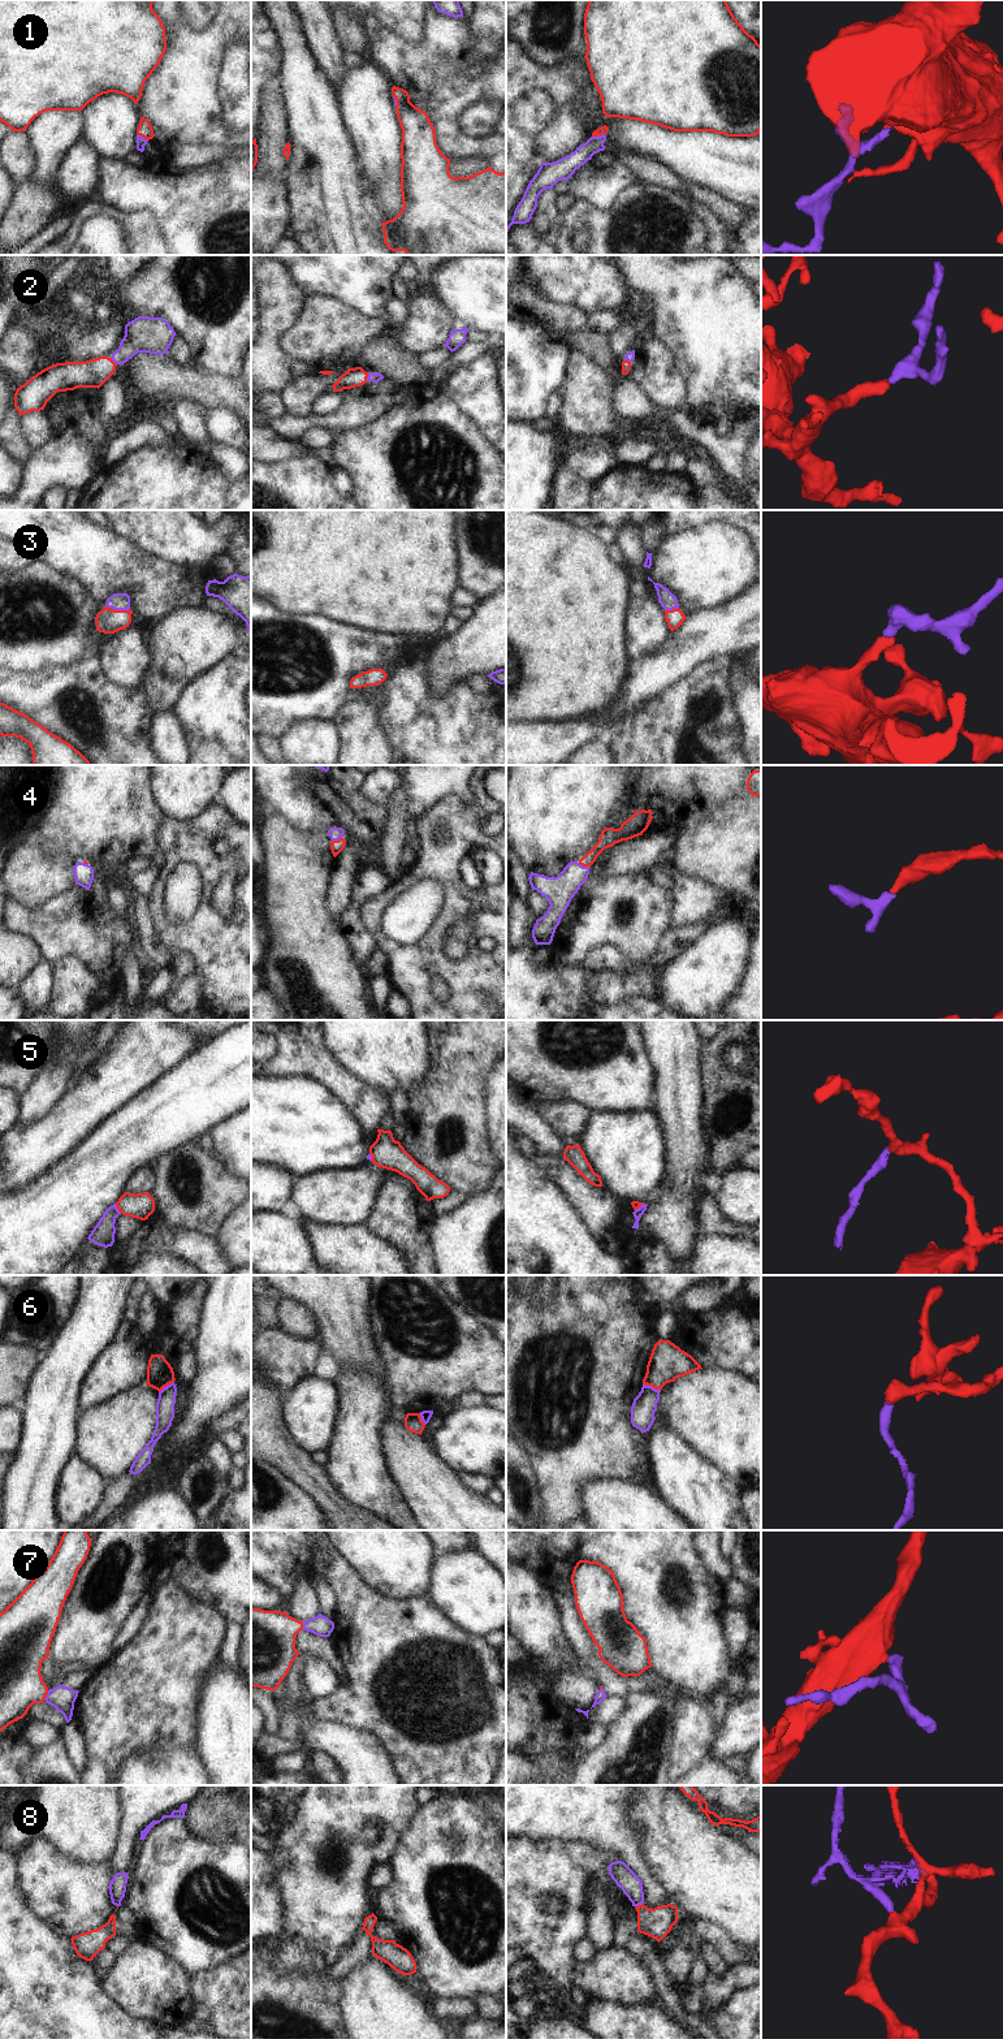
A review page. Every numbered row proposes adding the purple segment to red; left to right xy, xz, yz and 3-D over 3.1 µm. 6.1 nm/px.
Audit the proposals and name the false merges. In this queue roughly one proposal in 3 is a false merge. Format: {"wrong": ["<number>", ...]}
{"wrong": ["5", "6"]}

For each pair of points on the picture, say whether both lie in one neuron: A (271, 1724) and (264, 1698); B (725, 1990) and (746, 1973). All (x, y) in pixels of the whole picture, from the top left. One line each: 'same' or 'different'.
A: same
B: same

